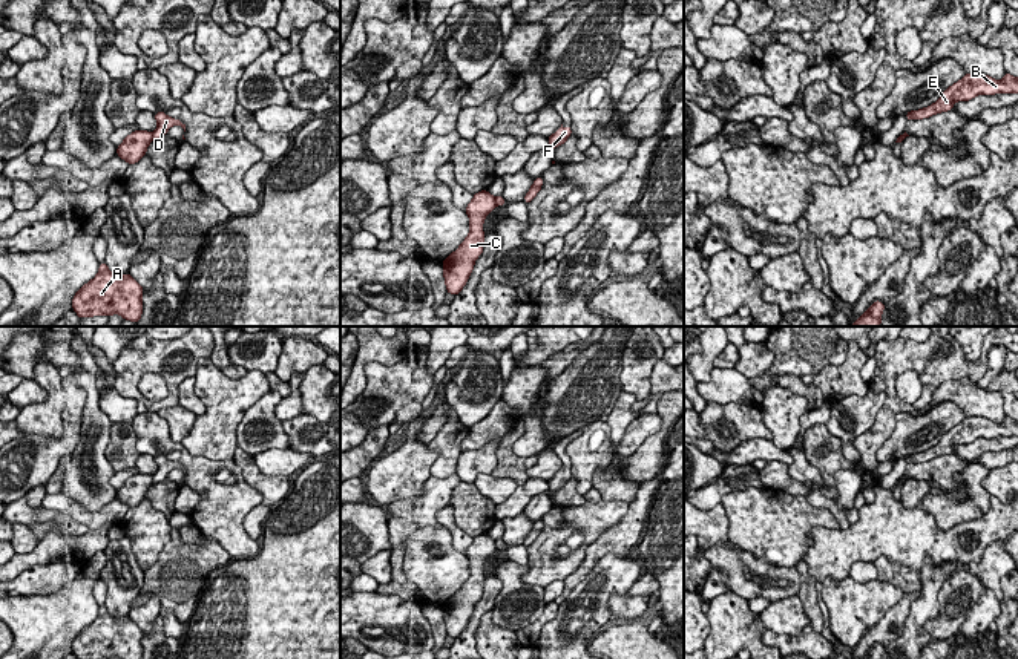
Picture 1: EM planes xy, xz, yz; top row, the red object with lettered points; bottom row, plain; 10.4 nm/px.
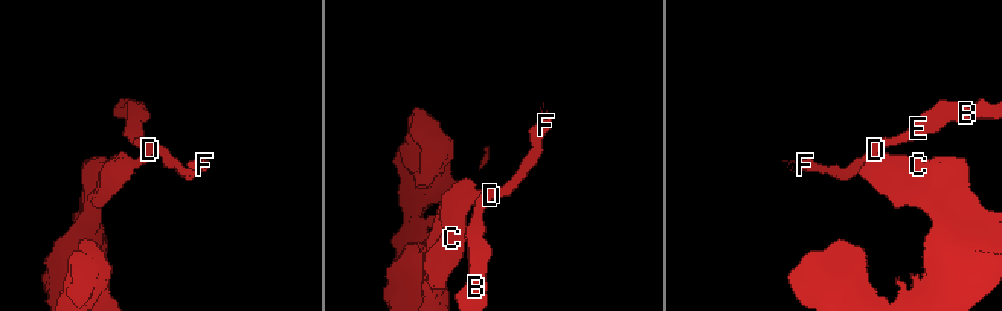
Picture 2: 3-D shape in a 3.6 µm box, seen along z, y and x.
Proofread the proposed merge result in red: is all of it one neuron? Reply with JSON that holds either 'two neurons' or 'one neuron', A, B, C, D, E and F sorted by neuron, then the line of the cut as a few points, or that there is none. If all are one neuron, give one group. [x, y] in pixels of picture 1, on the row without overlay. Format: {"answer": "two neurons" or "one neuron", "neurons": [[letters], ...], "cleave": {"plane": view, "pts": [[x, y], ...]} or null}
{"answer": "two neurons", "neurons": [["A", "C"], ["B", "D", "E", "F"]], "cleave": {"plane": "xy", "pts": [[152, 477], [154, 481]]}}

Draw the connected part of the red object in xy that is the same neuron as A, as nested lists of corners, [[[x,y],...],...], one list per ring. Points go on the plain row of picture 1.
[[[100,605],[97,619],[84,627],[72,642],[77,659],[141,659],[143,630],[127,618],[115,618]]]

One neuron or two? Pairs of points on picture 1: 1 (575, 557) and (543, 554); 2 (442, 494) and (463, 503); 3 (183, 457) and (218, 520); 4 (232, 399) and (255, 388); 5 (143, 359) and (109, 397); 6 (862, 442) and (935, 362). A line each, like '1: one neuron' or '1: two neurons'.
1: one neuron
2: two neurons
3: one neuron
4: one neuron
5: two neurons
6: one neuron

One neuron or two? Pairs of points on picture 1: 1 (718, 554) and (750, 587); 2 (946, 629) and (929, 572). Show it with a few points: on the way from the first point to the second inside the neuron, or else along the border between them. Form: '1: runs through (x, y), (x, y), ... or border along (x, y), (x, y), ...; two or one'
1: runs through (725, 561), (744, 580); one
2: border along (949, 575), (939, 612), (923, 626), (932, 636); two

